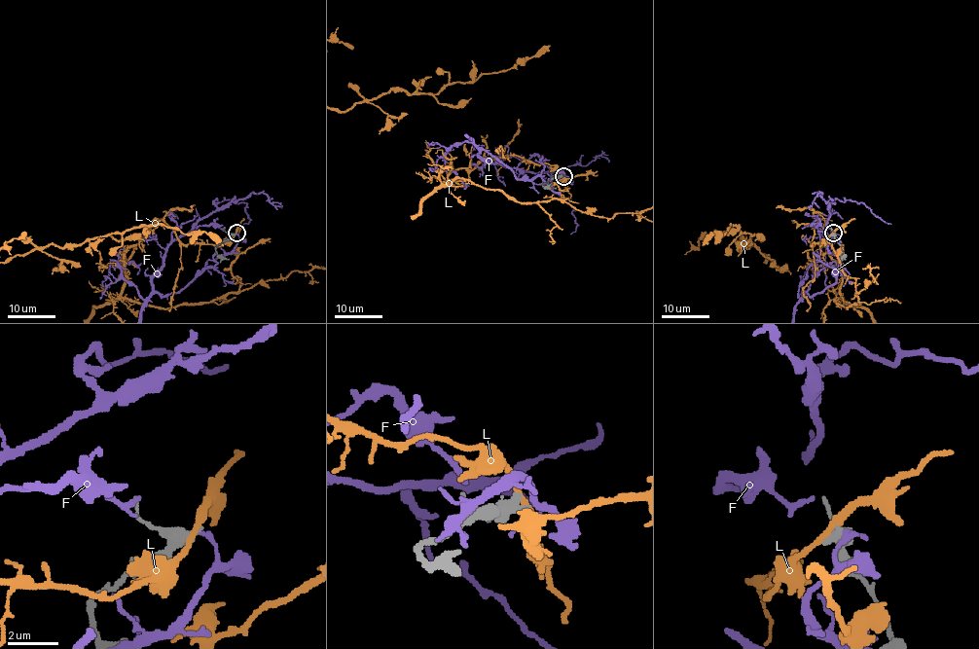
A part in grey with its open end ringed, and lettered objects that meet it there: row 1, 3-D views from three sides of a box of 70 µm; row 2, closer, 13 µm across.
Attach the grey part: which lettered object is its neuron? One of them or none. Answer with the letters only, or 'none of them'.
none of them

